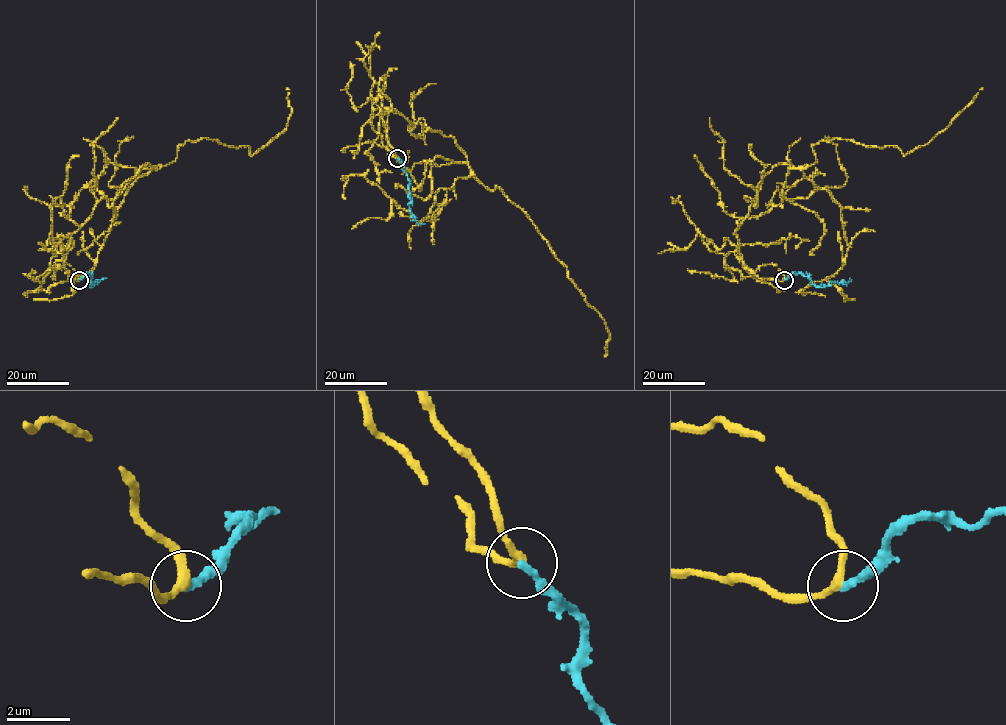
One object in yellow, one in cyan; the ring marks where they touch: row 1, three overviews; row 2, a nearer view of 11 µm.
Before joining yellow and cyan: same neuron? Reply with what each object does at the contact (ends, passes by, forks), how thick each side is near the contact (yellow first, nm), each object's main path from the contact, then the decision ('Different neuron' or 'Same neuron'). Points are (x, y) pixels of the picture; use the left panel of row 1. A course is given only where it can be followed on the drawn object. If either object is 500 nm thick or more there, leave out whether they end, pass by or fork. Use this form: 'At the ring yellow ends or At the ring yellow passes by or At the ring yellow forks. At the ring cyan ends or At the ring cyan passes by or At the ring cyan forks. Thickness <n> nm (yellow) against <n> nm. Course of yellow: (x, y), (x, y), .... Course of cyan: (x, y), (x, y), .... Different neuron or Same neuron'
At the ring yellow passes by. At the ring cyan ends. Thickness 260 nm (yellow) against 240 nm. Course of yellow: (80, 280), (64, 267), (71, 238), (52, 253), (95, 203), (186, 141), (253, 154), (286, 126), (286, 88). Course of cyan: (80, 280), (88, 273), (93, 285), (91, 281), (98, 282), (106, 278). Different neuron

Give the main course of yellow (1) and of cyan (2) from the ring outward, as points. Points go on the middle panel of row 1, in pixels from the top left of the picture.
1: (398, 158), (373, 81), (383, 112), (454, 138), (521, 209), (604, 321), (604, 357)
2: (398, 158), (403, 163), (409, 182), (412, 216), (424, 224)

